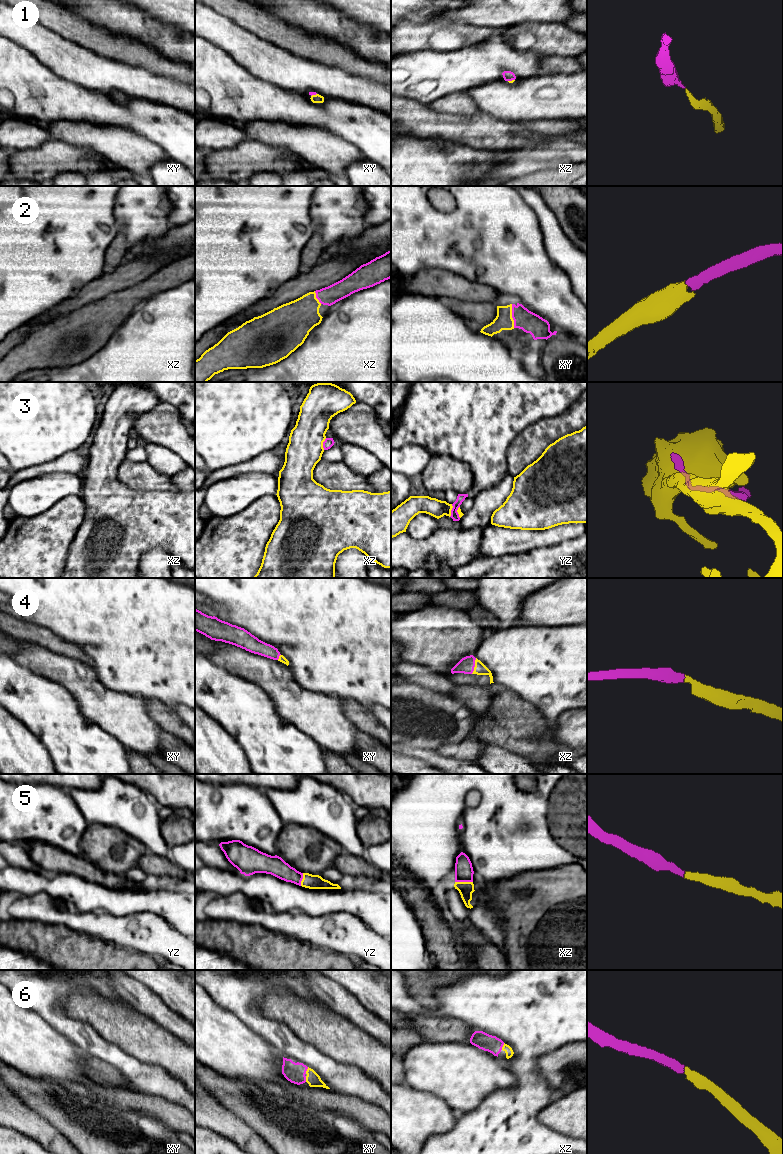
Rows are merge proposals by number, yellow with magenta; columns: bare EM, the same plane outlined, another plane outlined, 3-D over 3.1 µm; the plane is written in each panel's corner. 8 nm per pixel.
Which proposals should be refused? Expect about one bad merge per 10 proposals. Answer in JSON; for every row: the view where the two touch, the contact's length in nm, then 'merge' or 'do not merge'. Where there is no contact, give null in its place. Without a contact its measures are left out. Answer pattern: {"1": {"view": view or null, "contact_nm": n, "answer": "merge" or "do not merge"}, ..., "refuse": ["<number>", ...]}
{"1": {"view": "xz", "contact_nm": 60, "answer": "merge"}, "2": {"view": "xy", "contact_nm": 190, "answer": "merge"}, "3": {"view": "yz", "contact_nm": 110, "answer": "do not merge"}, "4": {"view": "xz", "contact_nm": 130, "answer": "merge"}, "5": {"view": "xz", "contact_nm": 140, "answer": "merge"}, "6": {"view": "xy", "contact_nm": 60, "answer": "merge"}, "refuse": ["3"]}

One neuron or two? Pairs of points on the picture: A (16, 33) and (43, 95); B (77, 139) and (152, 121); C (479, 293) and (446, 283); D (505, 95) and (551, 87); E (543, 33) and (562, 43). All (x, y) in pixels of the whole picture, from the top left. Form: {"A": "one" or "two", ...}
{"A": "two", "B": "two", "C": "one", "D": "one", "E": "one"}

